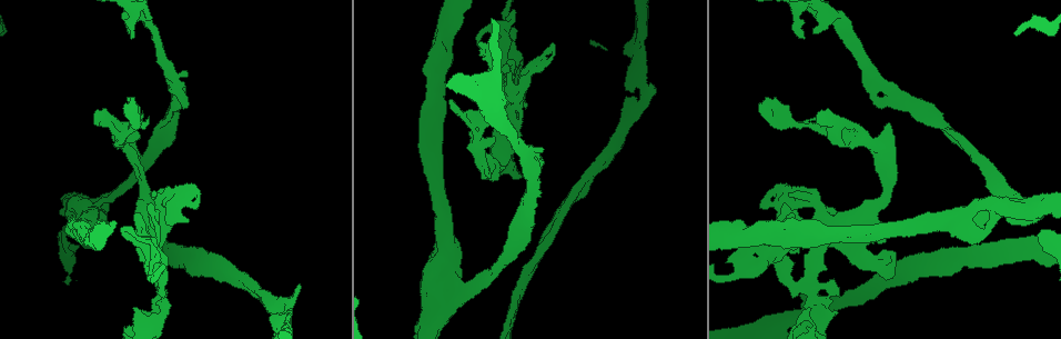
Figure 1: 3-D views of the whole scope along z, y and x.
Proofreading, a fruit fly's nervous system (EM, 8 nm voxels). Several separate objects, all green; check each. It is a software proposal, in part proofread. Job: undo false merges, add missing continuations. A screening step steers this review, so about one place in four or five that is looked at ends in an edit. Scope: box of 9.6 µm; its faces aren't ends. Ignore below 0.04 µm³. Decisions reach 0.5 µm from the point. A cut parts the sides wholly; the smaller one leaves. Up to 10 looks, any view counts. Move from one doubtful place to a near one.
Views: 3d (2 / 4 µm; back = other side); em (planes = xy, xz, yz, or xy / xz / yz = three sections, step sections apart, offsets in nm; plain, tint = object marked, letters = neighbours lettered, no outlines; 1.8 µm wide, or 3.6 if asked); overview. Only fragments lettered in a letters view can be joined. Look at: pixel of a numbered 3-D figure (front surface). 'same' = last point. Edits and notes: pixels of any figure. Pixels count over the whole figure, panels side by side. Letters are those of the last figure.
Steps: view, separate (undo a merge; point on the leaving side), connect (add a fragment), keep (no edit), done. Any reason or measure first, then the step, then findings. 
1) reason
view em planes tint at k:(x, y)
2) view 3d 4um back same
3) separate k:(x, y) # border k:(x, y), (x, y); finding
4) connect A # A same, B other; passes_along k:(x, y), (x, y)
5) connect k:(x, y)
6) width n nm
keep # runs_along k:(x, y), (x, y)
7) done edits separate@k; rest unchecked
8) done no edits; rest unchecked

branch stops here
view em xz step 16 letters at 1:(542, 152)

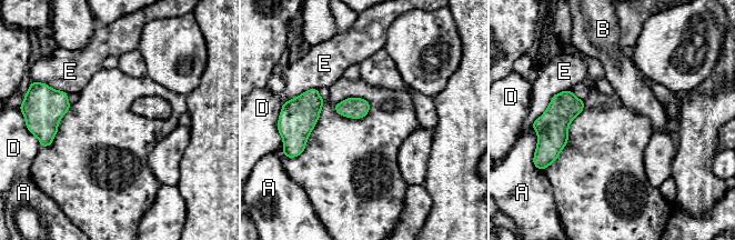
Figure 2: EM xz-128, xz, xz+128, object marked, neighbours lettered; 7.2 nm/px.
cut it another way
view em planes letters same

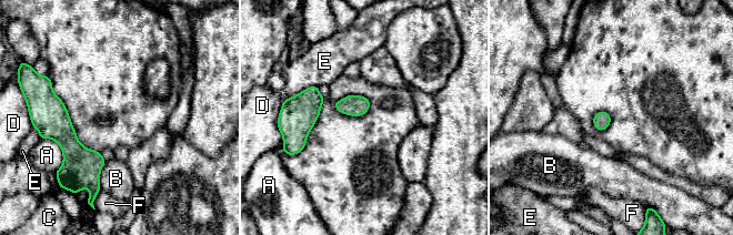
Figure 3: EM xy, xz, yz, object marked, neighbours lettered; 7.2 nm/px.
keep # A other, B other, C other, D other, E other, F other; border 3:(106, 162), (100, 171), (100, 188); no lettered fragment goes on from it

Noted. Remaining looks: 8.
touches itself
view em yz step 16 tint at 1:(815, 323)

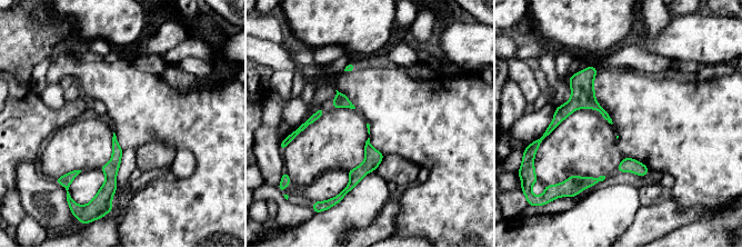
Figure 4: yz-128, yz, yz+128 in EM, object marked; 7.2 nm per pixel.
what lies round it
view em yz step 16 letters same

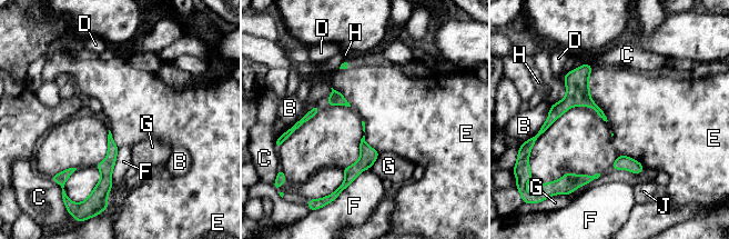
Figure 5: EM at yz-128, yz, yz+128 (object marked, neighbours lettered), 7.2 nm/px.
keep # B other, C other, D other, E other, F other, G other, H other, J other; all the same neuron

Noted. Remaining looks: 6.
free end
view 3d 2um at 1:(520, 178)

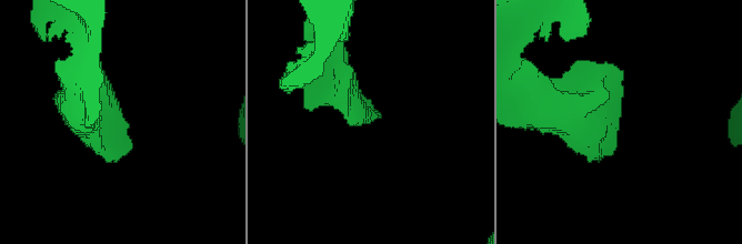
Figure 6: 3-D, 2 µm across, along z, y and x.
shape alone is not enough
view em planes tint at 6:(614, 150)

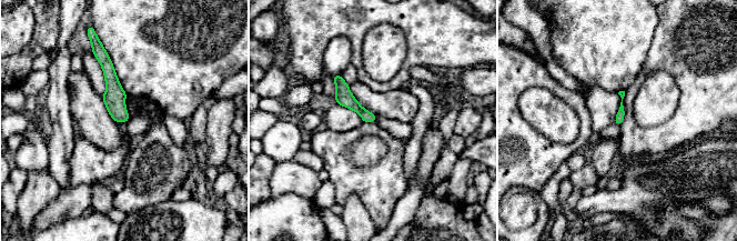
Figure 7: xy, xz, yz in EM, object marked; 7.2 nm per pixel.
see the neighbours
view em planes letters same

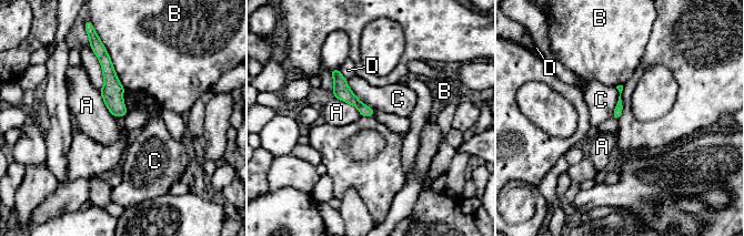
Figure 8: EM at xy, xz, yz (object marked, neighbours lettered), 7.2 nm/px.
longest_contact B 380 nm
keep # A other, B other, C other, D other; border 8:(345, 80), (351, 91), (372, 109); no lettered fragment goes on from it

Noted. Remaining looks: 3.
stops while still wide
view 3d 4um at 1:(992, 222)

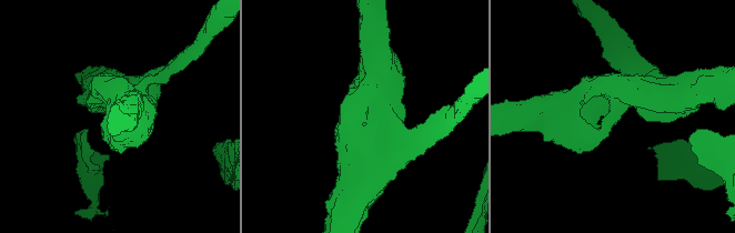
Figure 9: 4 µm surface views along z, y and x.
now the EM
view em xz step 16 letters at 9:(613, 115)

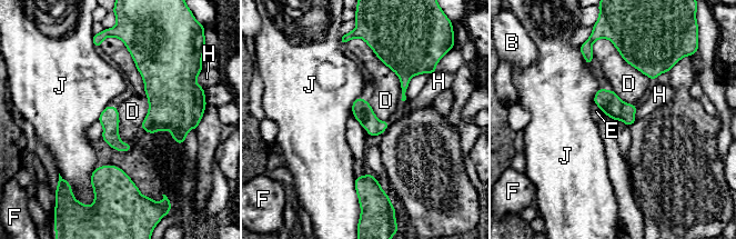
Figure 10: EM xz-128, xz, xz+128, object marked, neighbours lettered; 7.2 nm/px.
keep # B other, D other, E other, F other, H other, J other; border 10:(122, 41), (148, 100), (141, 125); none of them fits

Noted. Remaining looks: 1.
done no edits; rest unchecked

